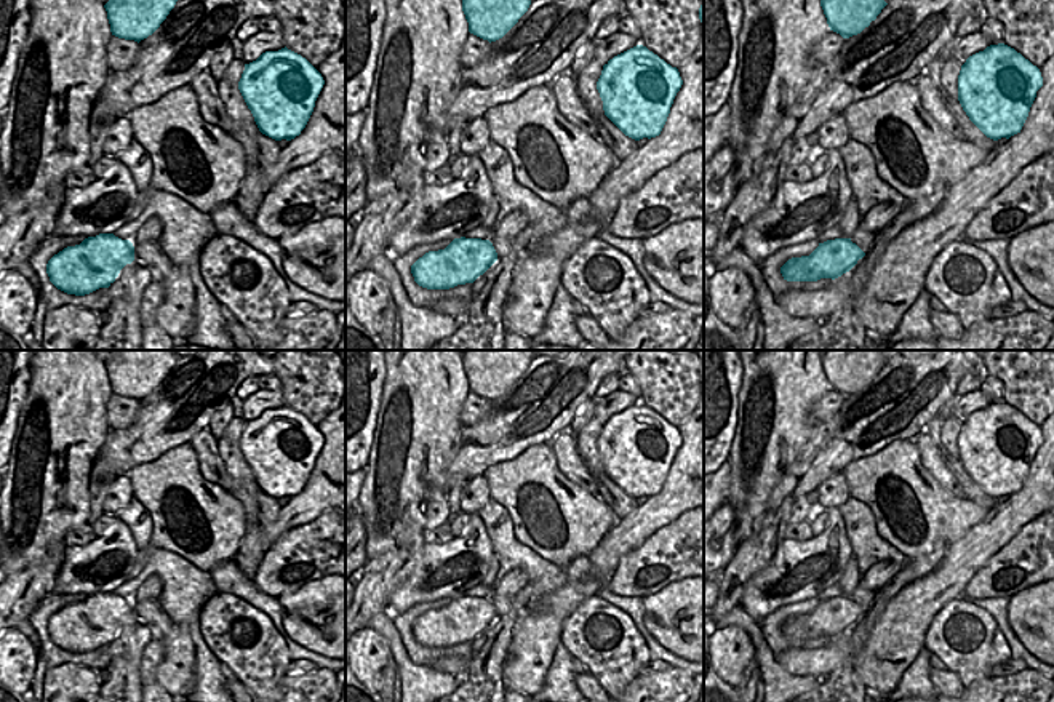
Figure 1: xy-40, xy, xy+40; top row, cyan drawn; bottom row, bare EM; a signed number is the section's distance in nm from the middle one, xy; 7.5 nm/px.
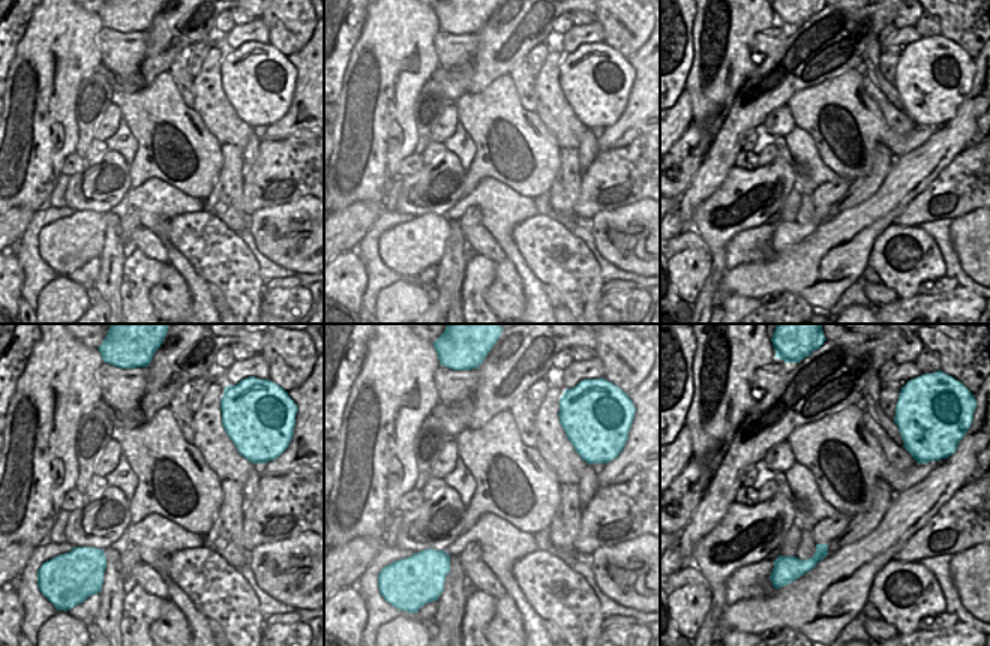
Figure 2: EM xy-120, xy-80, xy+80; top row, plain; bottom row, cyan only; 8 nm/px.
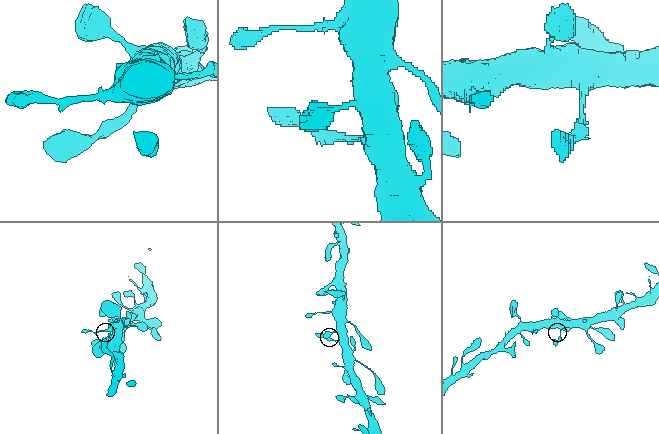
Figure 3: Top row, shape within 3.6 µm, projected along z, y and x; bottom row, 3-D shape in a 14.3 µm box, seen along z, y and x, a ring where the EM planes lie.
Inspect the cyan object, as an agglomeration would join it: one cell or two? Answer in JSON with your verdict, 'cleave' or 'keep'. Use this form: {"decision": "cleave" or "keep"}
{"decision": "keep"}

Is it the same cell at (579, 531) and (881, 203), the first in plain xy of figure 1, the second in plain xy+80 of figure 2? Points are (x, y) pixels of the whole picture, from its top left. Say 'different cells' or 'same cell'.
different cells

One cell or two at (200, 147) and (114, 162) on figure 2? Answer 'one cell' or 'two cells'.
two cells

